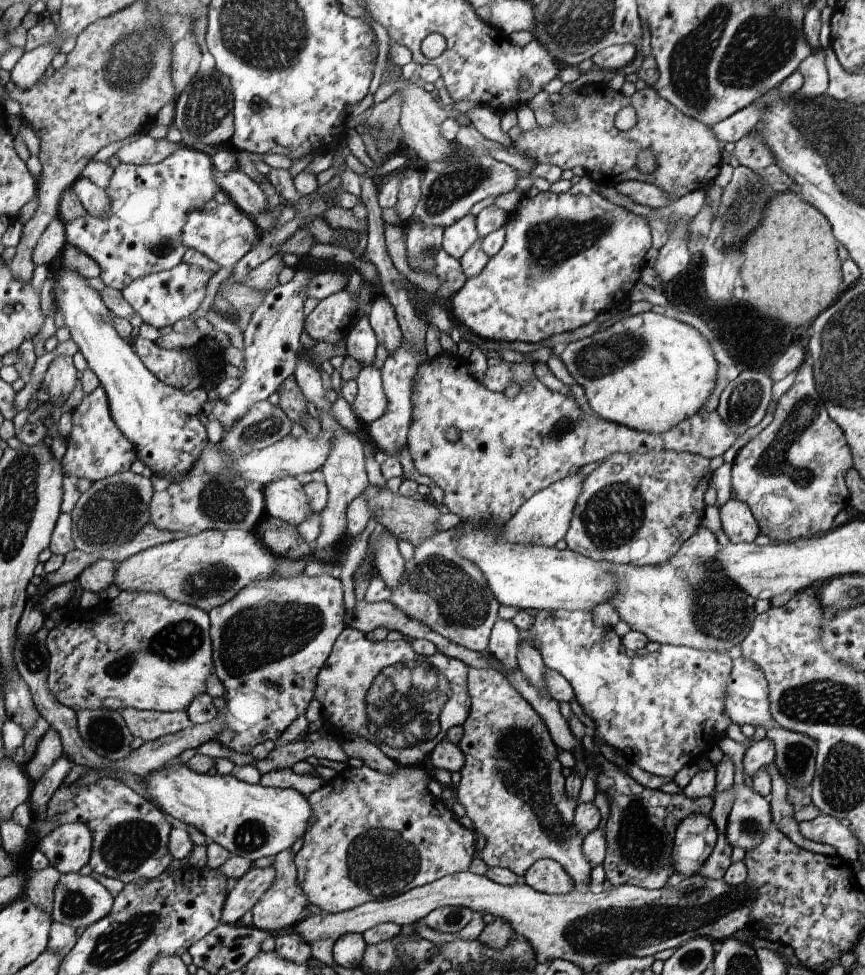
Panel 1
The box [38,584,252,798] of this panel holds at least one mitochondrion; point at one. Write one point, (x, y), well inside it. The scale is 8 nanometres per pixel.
(180, 641)

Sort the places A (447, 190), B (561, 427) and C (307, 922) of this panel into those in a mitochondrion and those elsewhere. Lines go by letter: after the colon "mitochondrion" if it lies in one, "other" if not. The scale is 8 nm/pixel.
A: mitochondrion
B: mitochondrion
C: other

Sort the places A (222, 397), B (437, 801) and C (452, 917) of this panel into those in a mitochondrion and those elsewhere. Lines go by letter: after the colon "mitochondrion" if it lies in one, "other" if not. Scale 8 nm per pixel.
A: other
B: other
C: mitochondrion

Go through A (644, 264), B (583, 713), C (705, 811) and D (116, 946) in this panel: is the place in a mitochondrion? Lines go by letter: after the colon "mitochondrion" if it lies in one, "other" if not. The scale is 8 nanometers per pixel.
A: other
B: other
C: other
D: mitochondrion

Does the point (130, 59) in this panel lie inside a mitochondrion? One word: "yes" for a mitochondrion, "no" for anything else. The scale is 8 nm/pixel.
yes

